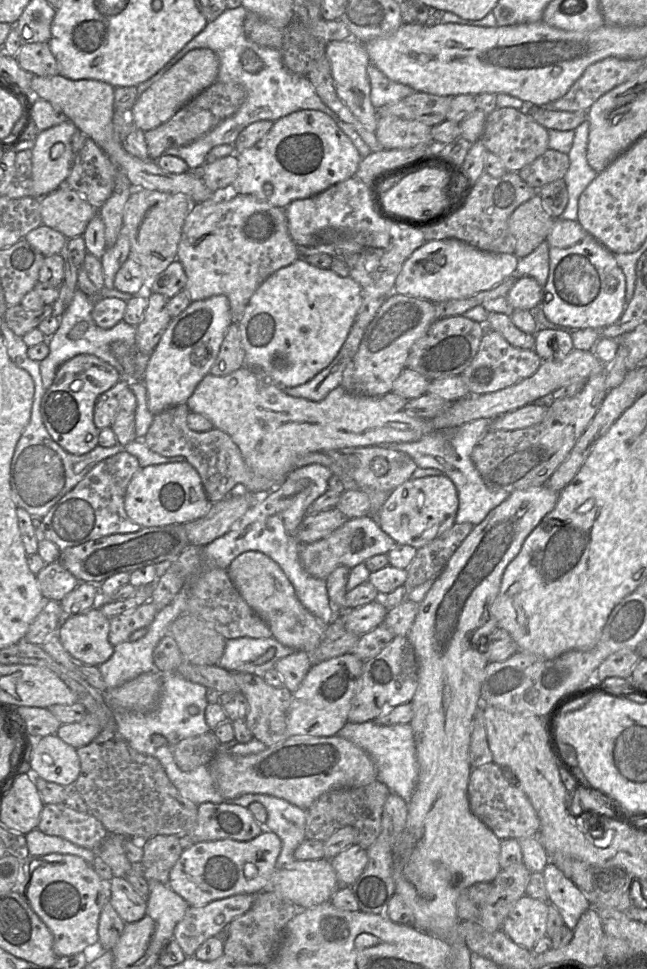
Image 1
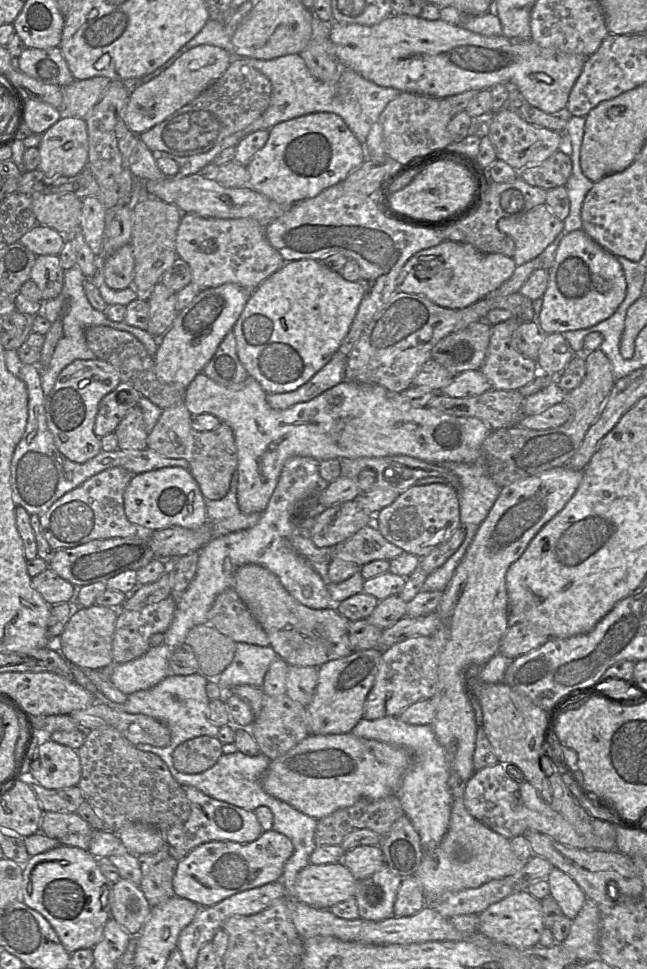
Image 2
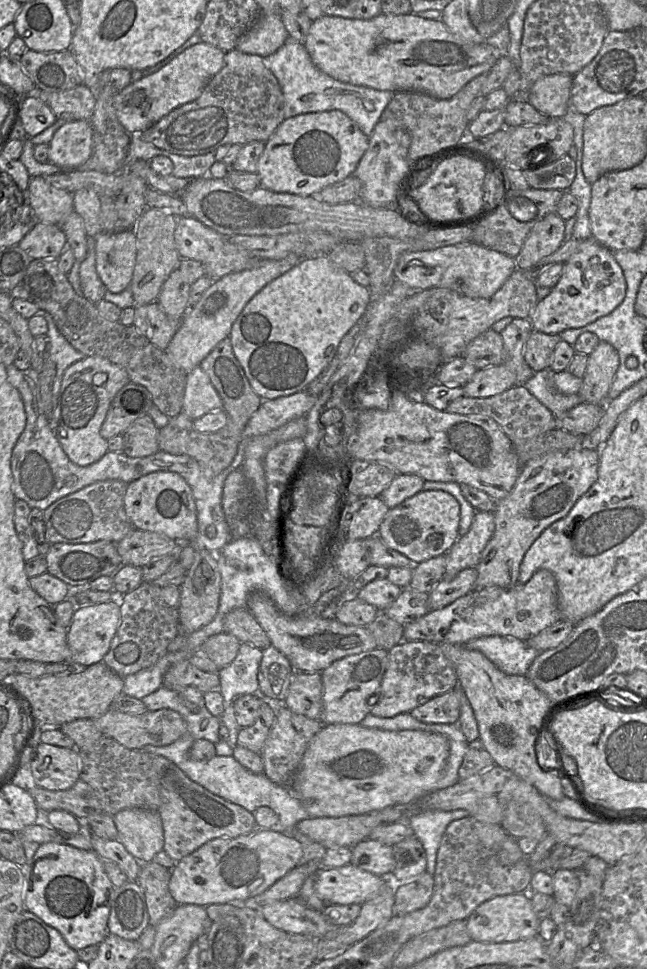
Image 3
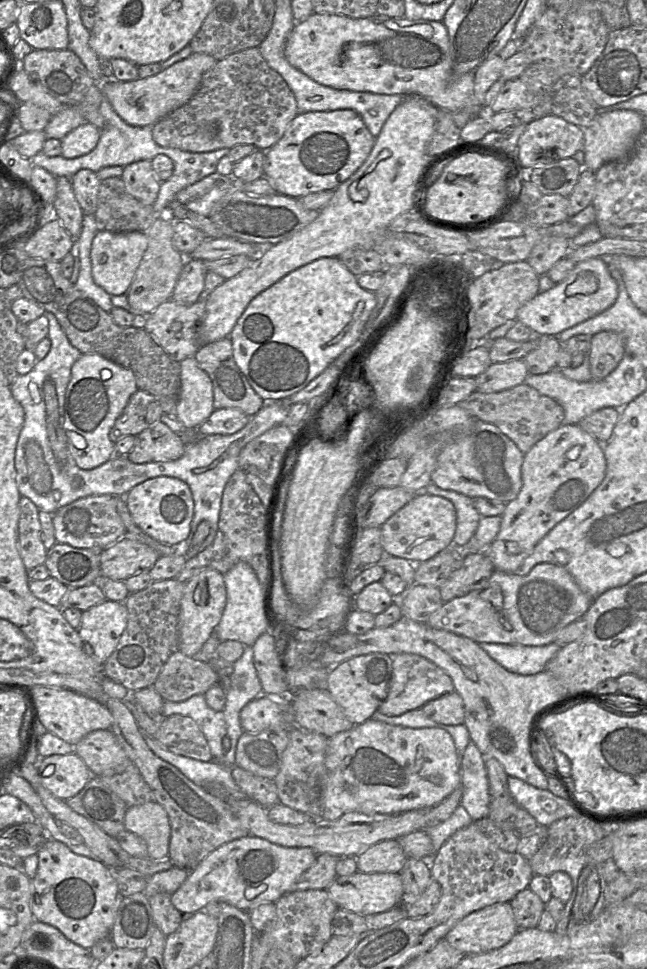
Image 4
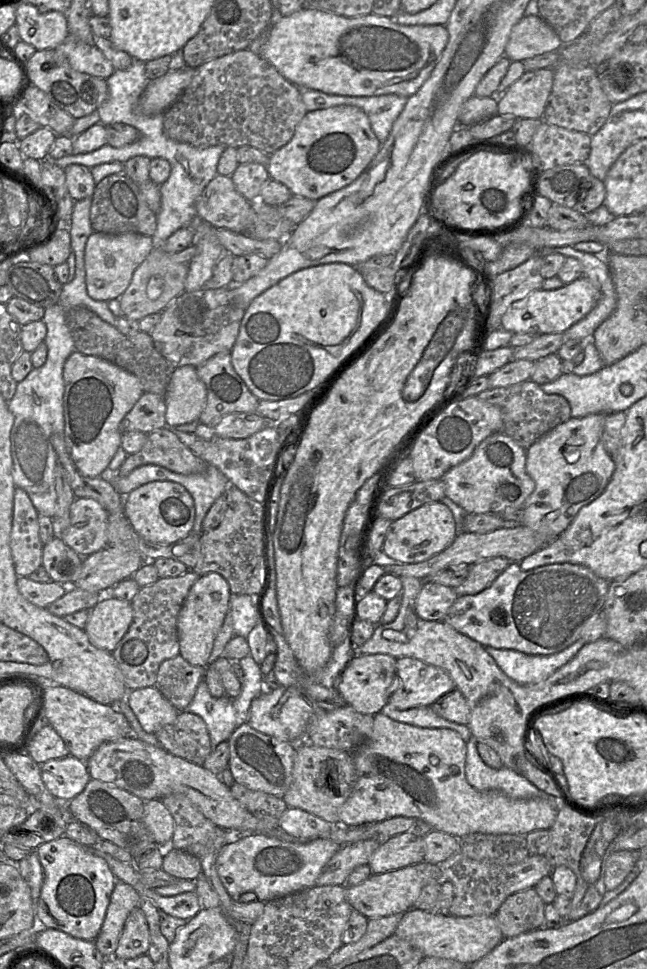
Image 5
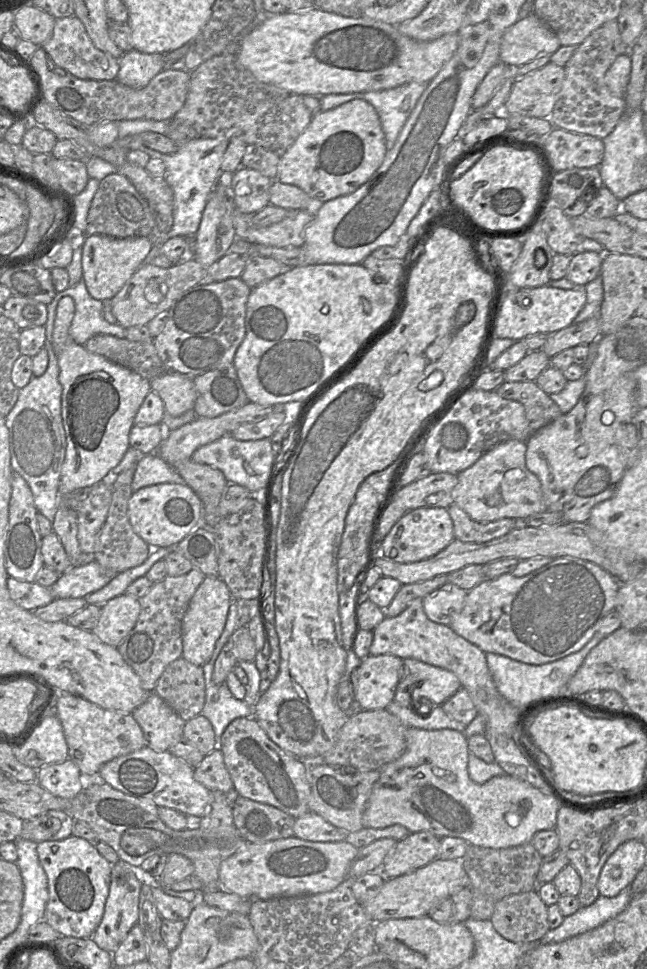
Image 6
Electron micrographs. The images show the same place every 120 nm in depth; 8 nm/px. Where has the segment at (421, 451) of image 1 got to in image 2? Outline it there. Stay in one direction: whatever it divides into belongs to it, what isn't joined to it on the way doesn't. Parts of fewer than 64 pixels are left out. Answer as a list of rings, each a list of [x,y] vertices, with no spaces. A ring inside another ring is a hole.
[[[483,460],[476,464],[447,462],[442,465],[460,480],[457,494],[461,525],[479,525],[489,514],[501,488],[490,478]]]

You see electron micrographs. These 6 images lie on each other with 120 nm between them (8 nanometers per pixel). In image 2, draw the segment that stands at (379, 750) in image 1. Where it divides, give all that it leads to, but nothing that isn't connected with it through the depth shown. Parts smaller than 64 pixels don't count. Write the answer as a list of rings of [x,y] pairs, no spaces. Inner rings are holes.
[[[397,716],[376,720],[362,718],[350,733],[359,738],[402,747],[409,752],[411,764],[402,778],[396,796],[404,815],[418,833],[423,850],[435,849],[447,832],[453,799],[448,785],[450,757],[437,741],[432,726],[404,723]]]

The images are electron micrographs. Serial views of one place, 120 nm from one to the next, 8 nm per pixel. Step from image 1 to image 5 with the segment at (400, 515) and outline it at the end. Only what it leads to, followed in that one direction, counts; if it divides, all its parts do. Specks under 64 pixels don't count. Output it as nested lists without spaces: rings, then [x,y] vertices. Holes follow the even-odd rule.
[[[441,501],[428,503],[391,522],[381,559],[403,564],[420,563],[449,547],[457,535],[457,524],[449,507]]]

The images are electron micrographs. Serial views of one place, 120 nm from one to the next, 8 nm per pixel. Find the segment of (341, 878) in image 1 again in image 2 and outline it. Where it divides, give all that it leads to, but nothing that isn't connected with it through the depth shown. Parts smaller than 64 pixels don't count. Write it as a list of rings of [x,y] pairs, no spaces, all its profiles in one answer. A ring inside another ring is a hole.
[[[360,845],[346,851],[341,863],[351,871],[358,881],[369,878],[385,866],[382,850],[379,846],[374,845]]]

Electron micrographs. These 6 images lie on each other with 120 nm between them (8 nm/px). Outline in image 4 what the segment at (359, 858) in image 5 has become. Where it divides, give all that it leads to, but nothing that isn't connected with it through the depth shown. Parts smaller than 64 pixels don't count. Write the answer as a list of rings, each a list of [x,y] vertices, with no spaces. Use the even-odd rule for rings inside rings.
[[[330,854],[318,855],[314,864],[297,879],[291,892],[326,890],[337,877],[338,859],[338,857]]]

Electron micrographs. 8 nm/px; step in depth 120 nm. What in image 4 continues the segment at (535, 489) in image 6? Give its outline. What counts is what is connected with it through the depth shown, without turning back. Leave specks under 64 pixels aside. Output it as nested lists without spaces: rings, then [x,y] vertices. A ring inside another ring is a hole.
[[[477,420],[469,431],[441,451],[431,479],[439,488],[458,492],[471,499],[482,497],[507,504],[521,490],[523,459],[524,453],[495,425]]]

